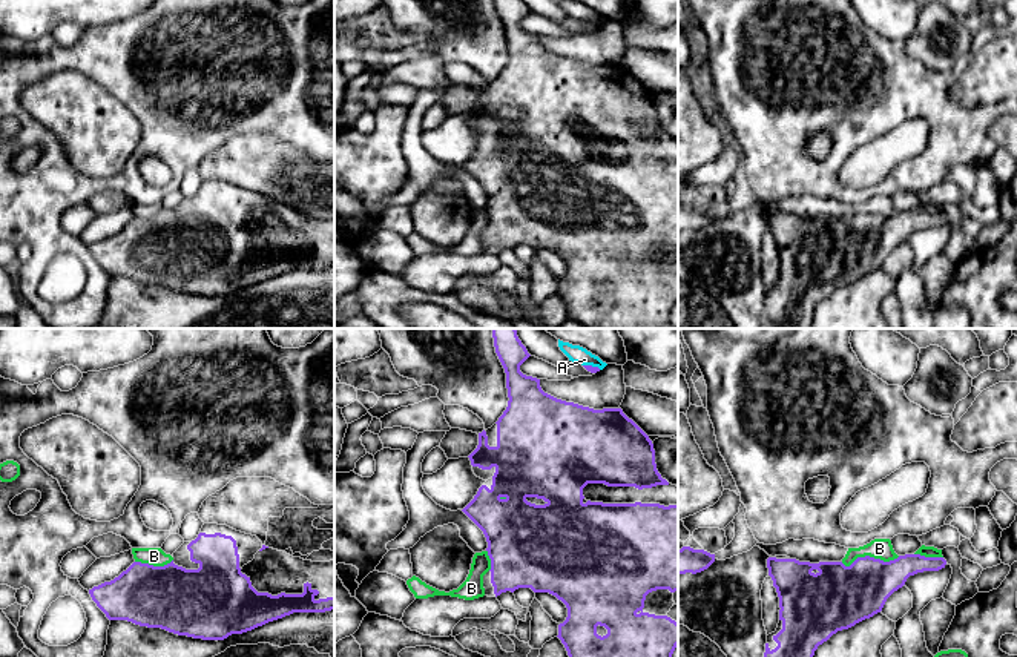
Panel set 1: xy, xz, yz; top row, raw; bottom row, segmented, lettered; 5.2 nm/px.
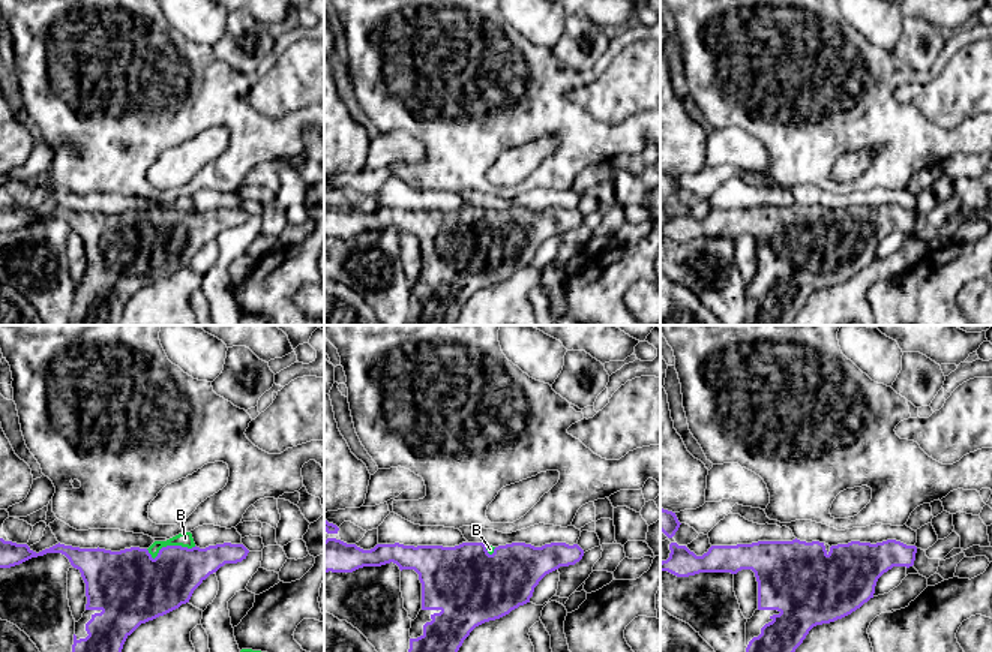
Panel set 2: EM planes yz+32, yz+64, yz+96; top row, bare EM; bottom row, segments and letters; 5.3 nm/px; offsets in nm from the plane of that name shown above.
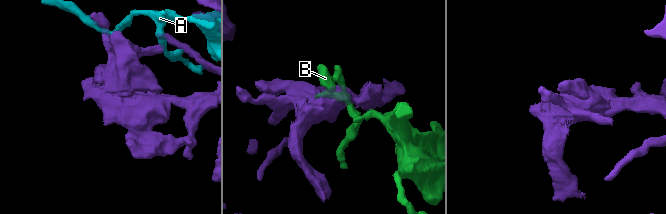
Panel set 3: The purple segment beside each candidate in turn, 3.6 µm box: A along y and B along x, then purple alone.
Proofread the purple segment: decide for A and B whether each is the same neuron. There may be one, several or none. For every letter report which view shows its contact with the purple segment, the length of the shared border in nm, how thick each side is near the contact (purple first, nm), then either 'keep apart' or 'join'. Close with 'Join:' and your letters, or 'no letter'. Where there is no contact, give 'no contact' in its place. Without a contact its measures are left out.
A: xz | 100 nm | 40/90 nm | keep apart
B: yz | 320 nm | 320/110 nm | keep apart
Join: no letter

